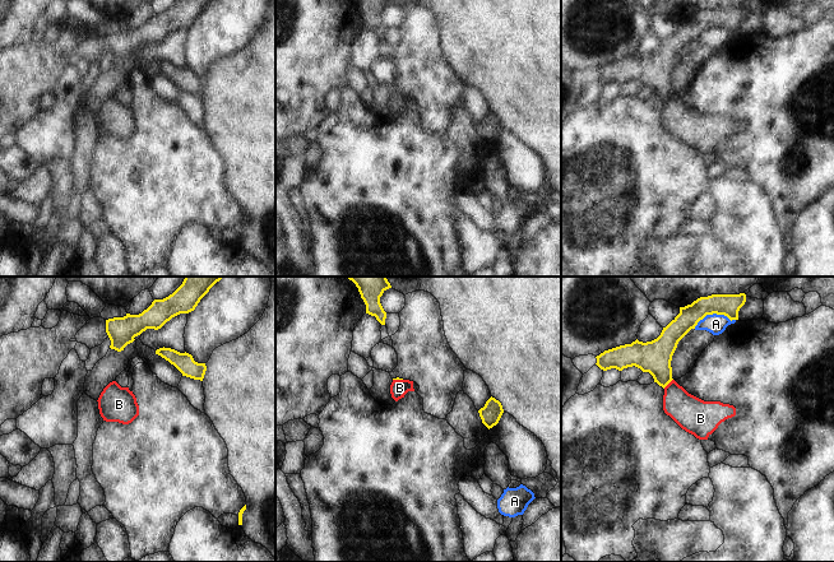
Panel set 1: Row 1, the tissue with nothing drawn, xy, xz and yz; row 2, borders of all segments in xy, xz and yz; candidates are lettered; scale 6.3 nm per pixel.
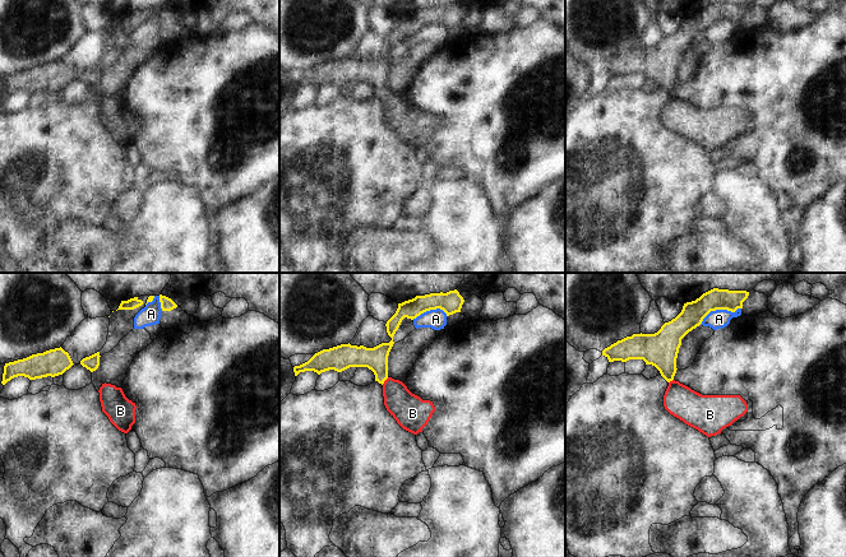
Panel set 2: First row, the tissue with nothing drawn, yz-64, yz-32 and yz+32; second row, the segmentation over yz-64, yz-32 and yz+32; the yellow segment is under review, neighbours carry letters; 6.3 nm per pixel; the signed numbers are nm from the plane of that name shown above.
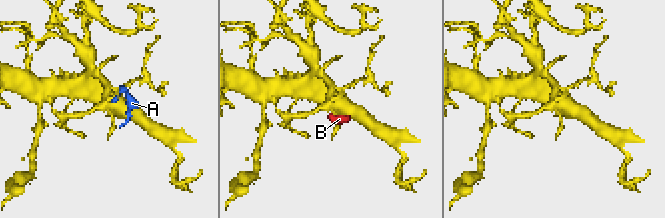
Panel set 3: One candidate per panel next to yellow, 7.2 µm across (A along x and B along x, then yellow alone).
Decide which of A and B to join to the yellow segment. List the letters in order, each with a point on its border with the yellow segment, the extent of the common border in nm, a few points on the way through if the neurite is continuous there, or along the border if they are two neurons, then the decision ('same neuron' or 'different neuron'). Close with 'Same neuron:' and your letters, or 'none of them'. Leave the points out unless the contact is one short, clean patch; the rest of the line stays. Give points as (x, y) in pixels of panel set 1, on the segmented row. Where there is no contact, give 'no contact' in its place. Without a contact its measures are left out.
A: contact yz (713, 312); length 280 nm; border yz (735, 319), (730, 320), (723, 315), (707, 314), (694, 328); different neuron
B: contact yz (667, 384); length 90 nm; way yz (654, 357), (667, 384), (675, 396), (693, 414); same neuron
Same neuron: B

